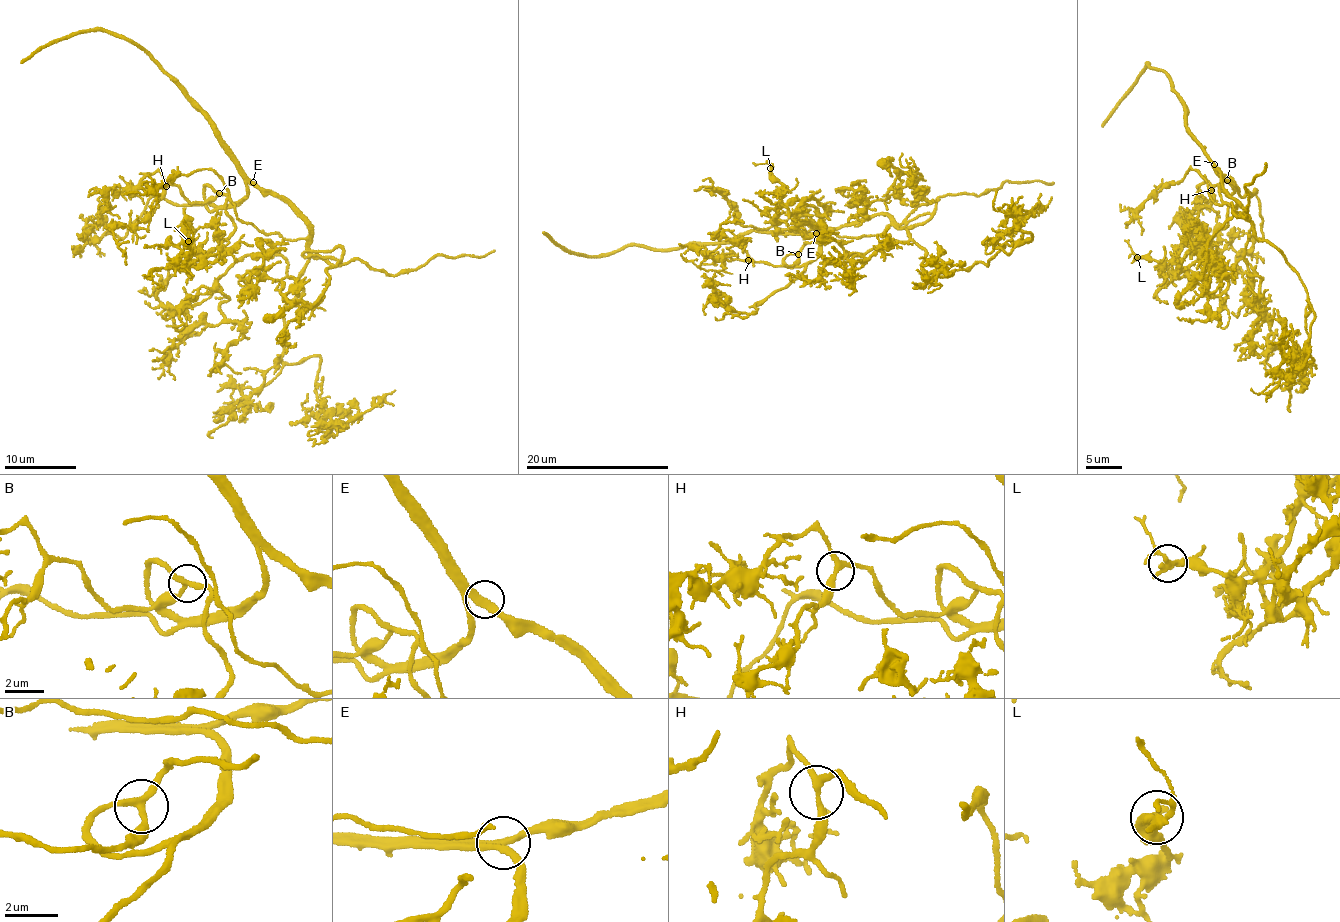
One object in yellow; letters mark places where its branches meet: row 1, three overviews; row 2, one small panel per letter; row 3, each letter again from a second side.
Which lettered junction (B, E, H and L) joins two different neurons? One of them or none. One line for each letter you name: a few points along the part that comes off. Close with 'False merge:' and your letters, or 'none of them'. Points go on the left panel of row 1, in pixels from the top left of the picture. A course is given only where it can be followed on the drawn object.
False merge: none of them

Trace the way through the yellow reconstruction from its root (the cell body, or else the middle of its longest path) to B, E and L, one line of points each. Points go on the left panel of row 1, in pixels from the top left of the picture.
B: (300, 219), (294, 207), (253, 185), (243, 198), (220, 206), (212, 201), (218, 193)
E: (300, 219), (294, 207), (253, 182)
L: (300, 219), (251, 185), (236, 202), (212, 201), (225, 195), (234, 232), (178, 269), (188, 241)

